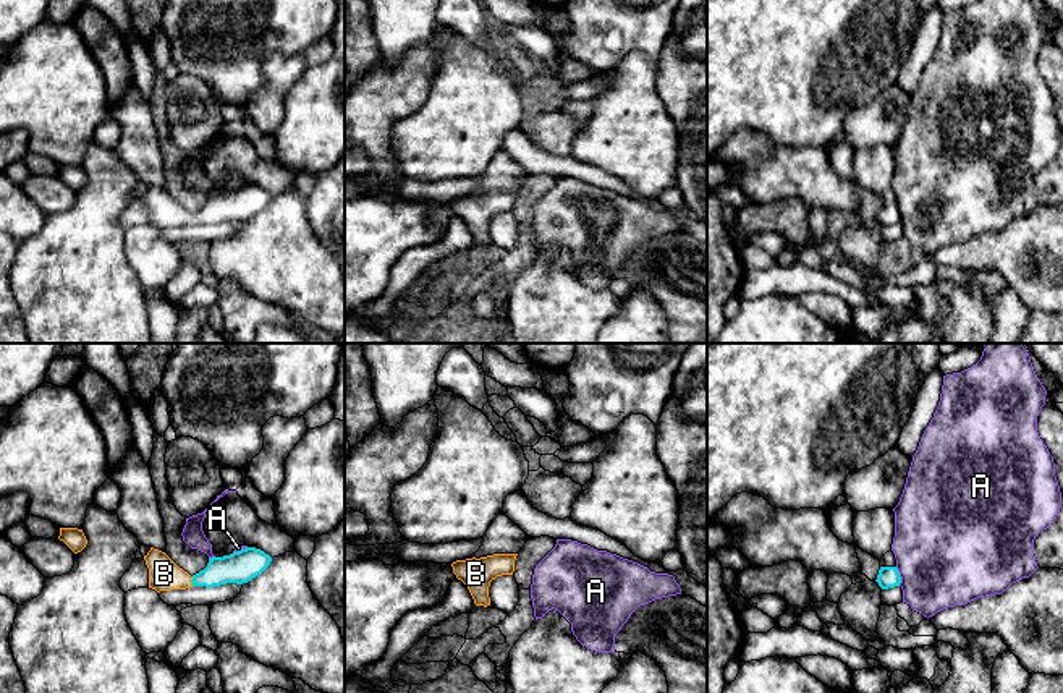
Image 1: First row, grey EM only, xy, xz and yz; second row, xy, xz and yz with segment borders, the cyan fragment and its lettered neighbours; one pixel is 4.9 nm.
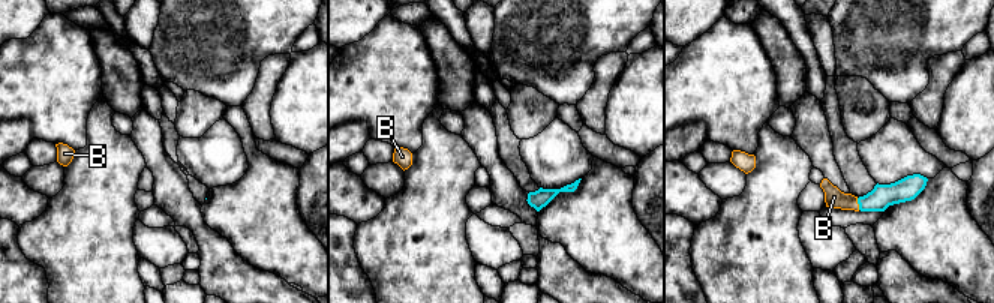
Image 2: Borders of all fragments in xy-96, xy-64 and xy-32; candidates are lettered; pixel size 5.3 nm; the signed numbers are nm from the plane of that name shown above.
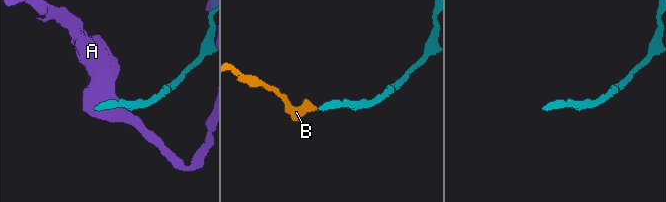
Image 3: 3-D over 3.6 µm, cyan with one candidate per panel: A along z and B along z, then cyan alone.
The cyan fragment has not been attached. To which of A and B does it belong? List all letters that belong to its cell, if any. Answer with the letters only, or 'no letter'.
B

